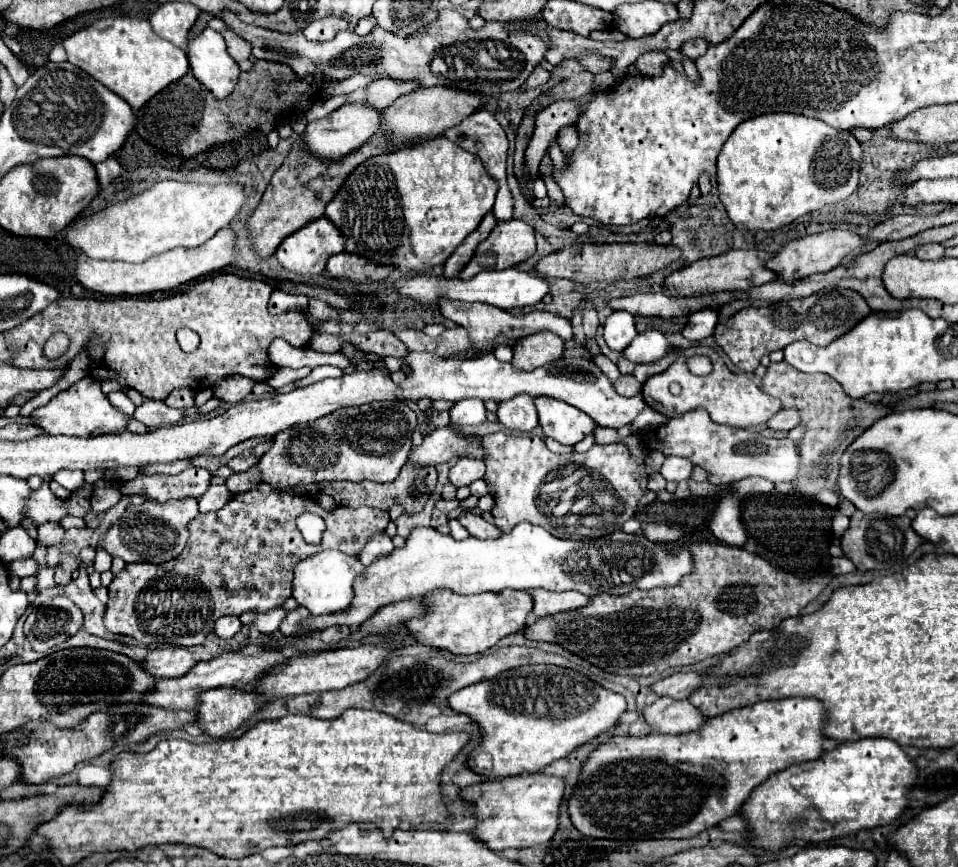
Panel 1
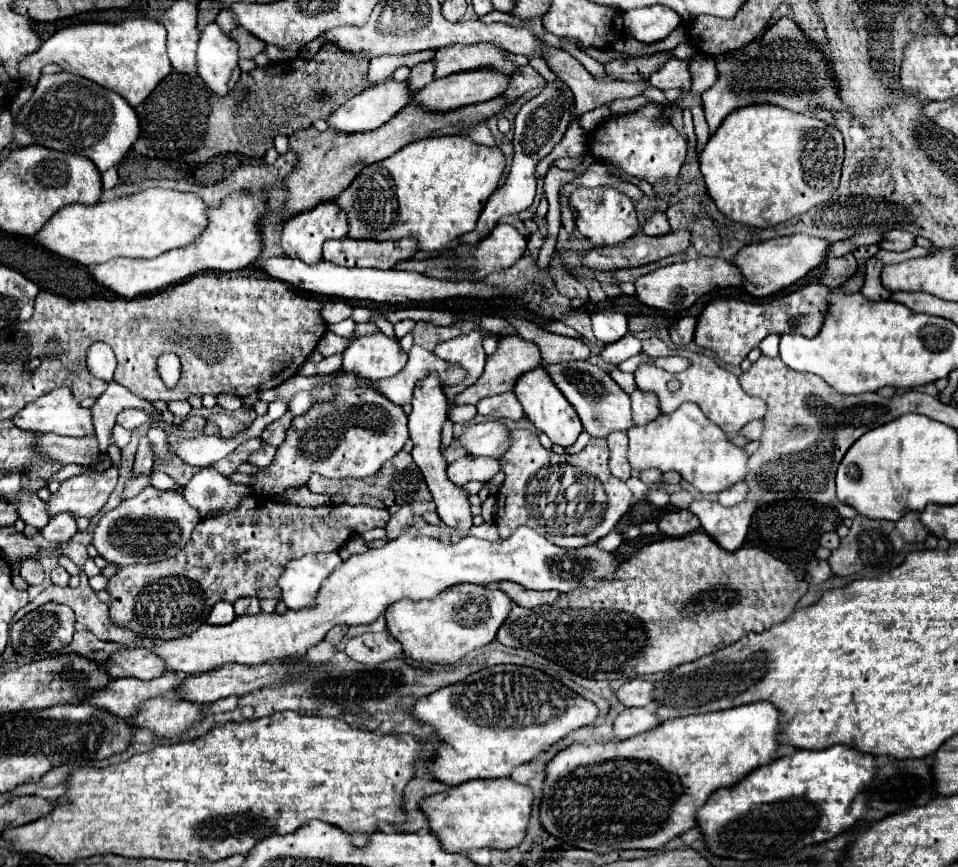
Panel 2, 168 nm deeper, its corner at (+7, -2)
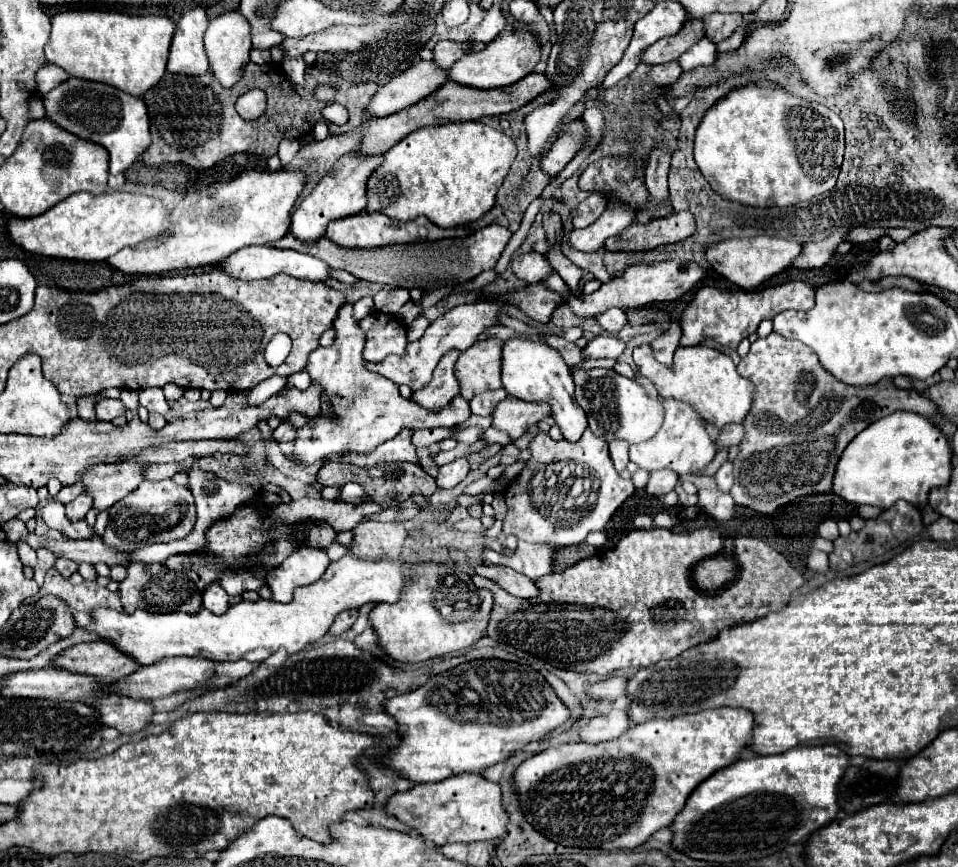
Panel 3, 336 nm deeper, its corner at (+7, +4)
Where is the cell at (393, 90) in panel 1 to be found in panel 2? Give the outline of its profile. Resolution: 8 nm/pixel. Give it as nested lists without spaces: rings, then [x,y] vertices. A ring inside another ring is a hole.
[[[425,61],[425,63],[419,63],[419,65],[411,67],[411,75],[405,83],[411,91],[419,91],[421,87],[425,87],[431,81],[433,81],[433,63]]]

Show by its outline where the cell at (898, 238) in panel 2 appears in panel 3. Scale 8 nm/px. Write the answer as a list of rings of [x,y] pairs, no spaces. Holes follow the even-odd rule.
[[[855,227],[849,231],[847,241],[849,243],[869,243],[877,241],[879,237],[885,235],[885,229],[875,229],[875,227]]]

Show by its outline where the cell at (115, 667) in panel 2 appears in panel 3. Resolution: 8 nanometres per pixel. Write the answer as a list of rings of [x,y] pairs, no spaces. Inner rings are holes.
[[[93,641],[93,643],[79,643],[73,647],[67,647],[51,661],[53,667],[71,671],[71,673],[85,673],[91,677],[109,677],[109,679],[121,679],[133,673],[139,665],[117,651],[107,641]]]

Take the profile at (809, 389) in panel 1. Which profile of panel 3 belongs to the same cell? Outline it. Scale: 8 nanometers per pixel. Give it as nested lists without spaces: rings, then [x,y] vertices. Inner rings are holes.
[[[771,333],[765,339],[757,339],[751,345],[747,357],[739,361],[737,371],[741,377],[749,379],[755,385],[755,399],[747,417],[743,419],[745,435],[739,443],[737,459],[733,461],[737,477],[731,495],[737,505],[749,507],[763,515],[773,515],[779,507],[795,501],[801,495],[831,491],[835,465],[843,449],[855,435],[875,423],[875,419],[891,415],[893,411],[913,411],[925,417],[933,417],[937,413],[935,403],[931,403],[913,389],[897,389],[893,385],[893,379],[889,377],[881,379],[877,385],[867,387],[847,385],[823,369],[813,349],[809,349],[801,341],[791,341],[777,333]]]

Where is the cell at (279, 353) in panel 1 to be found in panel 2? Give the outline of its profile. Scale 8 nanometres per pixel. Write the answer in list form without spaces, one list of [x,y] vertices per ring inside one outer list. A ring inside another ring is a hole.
[[[375,333],[375,335],[369,335],[369,337],[355,339],[343,351],[343,365],[341,365],[341,369],[343,371],[351,371],[351,373],[355,373],[357,377],[363,377],[363,379],[385,379],[385,377],[397,375],[403,369],[405,363],[407,363],[407,353],[403,353],[399,349],[397,339],[389,339],[383,333]]]

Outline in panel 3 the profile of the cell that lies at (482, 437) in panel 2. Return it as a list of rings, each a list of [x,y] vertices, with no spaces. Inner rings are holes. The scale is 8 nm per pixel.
[[[509,395],[497,405],[493,413],[493,427],[507,431],[513,439],[519,439],[529,429],[529,425],[535,425],[549,415],[549,405],[527,403]]]

